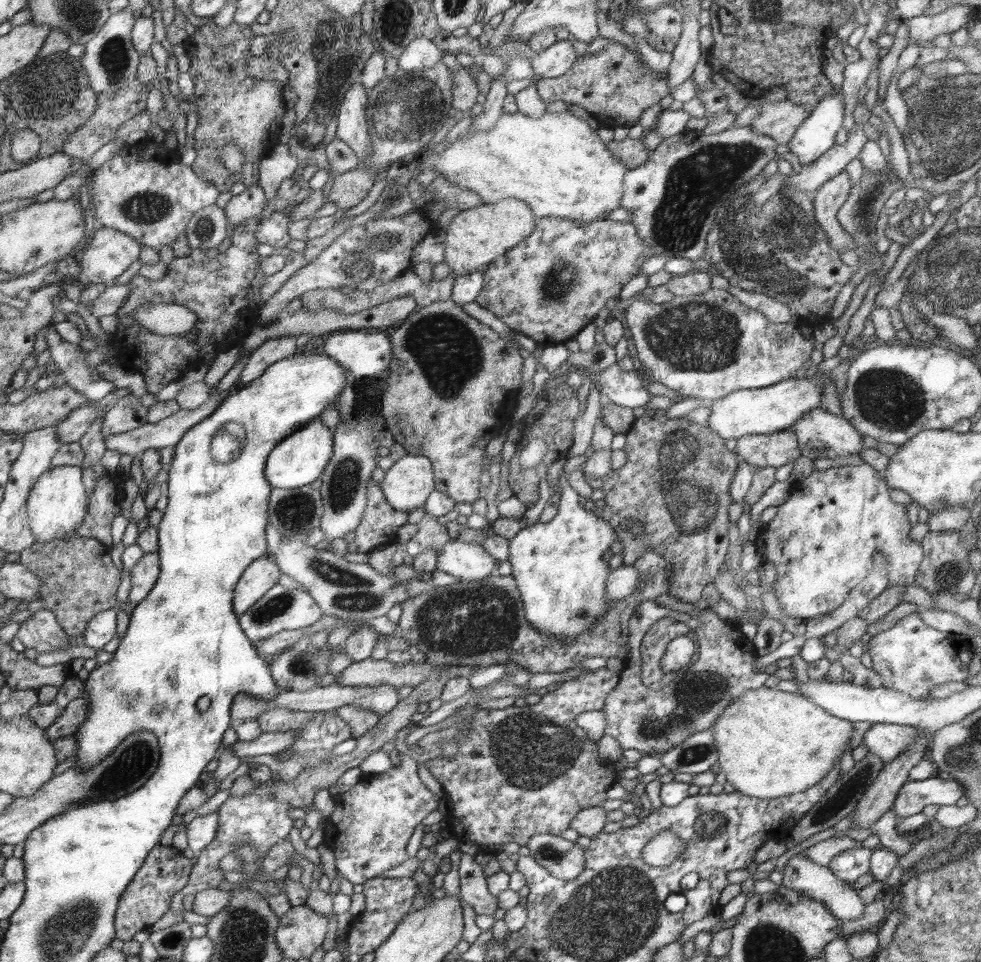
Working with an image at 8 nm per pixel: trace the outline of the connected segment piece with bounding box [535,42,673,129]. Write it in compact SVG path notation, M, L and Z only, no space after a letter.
M614 42L593 55L582 54L570 70L558 78L541 77L535 87L545 103L561 101L575 104L590 112L601 126L611 129L636 126L646 108L660 103L673 90L668 84L668 72L654 74L644 64L640 53L626 44Z

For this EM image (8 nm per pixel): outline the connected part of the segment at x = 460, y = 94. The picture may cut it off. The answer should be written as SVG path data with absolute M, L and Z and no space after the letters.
M444 51L442 54L442 60L444 64L448 65L448 68L452 68L452 72L455 73L454 78L454 105L456 110L461 110L465 114L469 114L469 110L474 106L477 100L478 86L477 79L472 77L470 69L464 67L458 63L456 55Z

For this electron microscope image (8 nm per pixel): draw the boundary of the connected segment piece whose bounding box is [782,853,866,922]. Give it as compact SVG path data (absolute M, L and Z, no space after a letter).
M798 853L790 858L782 872L784 874L782 885L788 888L796 888L797 891L801 891L809 899L826 904L831 912L838 916L840 920L844 920L844 922L846 920L858 920L864 914L866 904L860 900L856 884L850 884L840 879L829 867L812 863L812 860L808 859L806 855Z

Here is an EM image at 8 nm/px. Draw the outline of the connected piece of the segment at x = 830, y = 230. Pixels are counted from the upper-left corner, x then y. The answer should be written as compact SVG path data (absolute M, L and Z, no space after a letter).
M845 170L834 179L822 184L821 188L812 195L815 220L819 222L832 246L838 249L840 254L844 250L857 248L854 238L843 229L838 218L840 208L847 203L852 188L853 184Z

